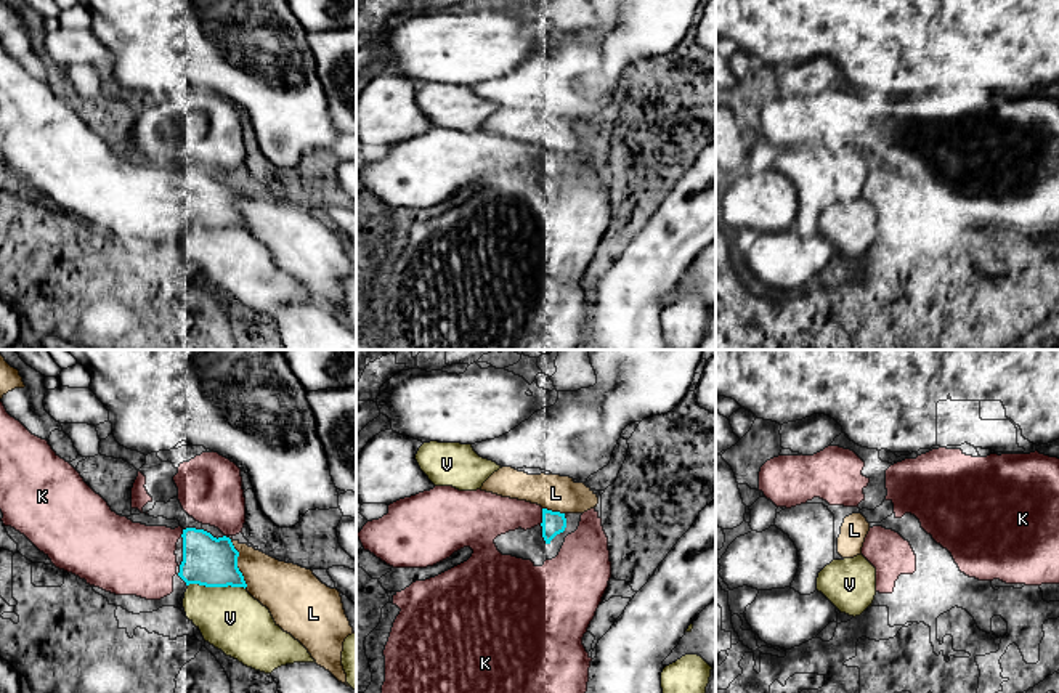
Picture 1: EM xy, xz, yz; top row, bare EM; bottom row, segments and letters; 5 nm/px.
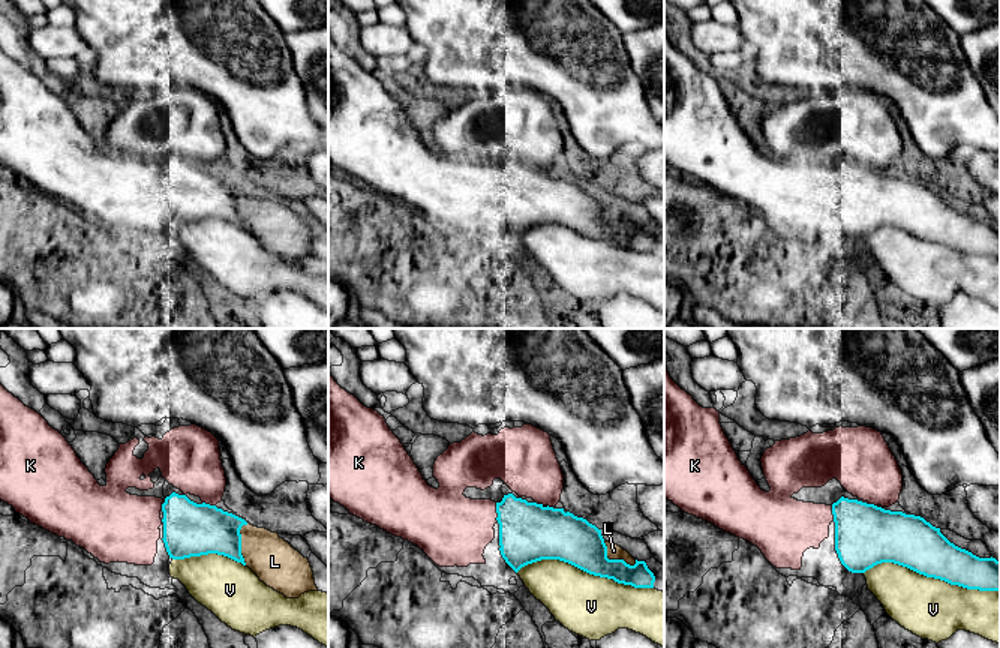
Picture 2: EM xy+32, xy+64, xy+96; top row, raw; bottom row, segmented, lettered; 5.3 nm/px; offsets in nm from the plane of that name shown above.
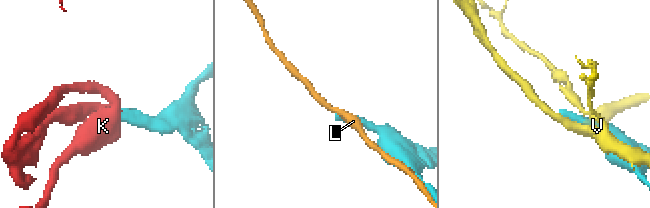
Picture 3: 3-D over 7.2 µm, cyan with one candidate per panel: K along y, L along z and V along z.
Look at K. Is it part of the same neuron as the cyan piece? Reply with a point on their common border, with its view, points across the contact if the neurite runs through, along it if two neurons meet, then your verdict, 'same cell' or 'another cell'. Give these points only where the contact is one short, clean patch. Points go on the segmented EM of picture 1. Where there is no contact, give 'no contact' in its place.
contact xz (543, 517); same cell

